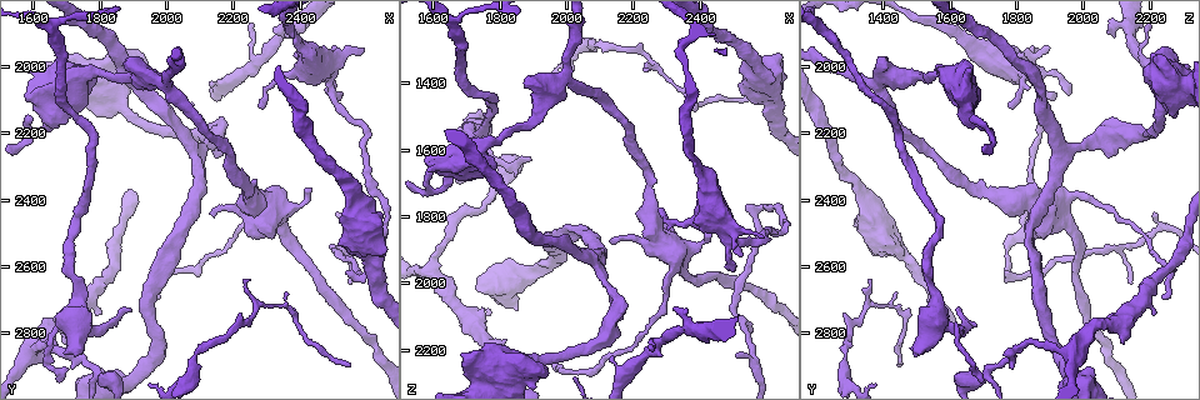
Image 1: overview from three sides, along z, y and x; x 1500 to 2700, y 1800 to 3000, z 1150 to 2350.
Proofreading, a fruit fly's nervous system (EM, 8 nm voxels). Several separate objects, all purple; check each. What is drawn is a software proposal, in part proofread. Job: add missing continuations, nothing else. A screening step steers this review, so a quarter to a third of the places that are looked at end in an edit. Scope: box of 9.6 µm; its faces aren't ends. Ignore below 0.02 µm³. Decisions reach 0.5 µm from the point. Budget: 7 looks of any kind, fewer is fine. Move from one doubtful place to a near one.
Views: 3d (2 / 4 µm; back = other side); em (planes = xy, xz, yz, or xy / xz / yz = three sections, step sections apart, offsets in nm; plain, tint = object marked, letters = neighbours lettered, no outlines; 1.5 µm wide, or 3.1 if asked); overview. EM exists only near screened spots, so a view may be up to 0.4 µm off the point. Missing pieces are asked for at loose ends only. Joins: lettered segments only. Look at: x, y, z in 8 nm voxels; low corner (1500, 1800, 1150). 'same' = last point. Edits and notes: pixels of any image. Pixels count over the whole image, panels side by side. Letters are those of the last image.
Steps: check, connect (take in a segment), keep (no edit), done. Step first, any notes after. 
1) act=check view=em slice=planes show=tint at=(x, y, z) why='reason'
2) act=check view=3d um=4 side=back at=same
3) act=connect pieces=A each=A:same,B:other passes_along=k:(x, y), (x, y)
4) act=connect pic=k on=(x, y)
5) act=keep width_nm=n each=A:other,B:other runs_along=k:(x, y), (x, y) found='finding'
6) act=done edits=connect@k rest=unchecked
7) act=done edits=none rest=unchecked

act=check view=3d um=4 at=(1690, 2860, 1510) why='thick end'

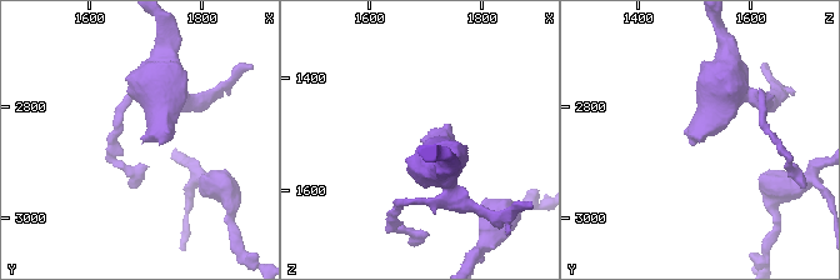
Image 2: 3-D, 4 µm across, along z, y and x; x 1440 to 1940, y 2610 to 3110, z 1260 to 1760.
act=check view=em slice=planes show=tint at=(1690, 2855, 1505)

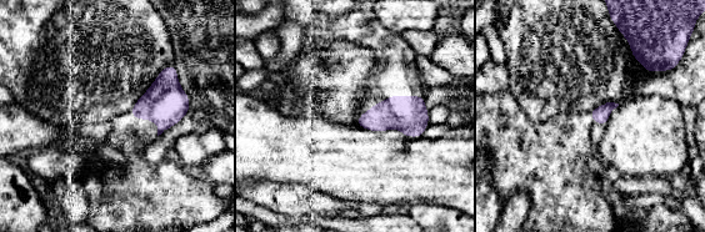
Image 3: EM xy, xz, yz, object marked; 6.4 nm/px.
act=check view=em slice=planes show=letters at=same why='see the neighbours'

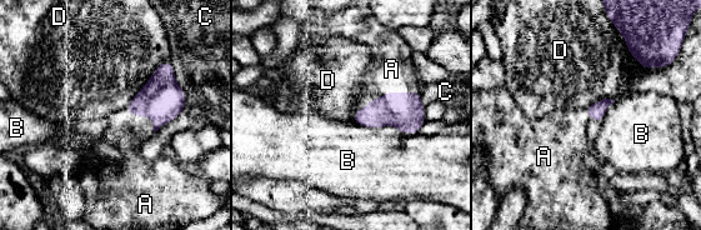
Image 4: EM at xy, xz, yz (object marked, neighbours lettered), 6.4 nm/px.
act=connect pic=4 on=(391, 69) each=A:same,B:other,C:other,D:other found='the neuron continues'

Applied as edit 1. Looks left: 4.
act=check view=overview why='redraw'

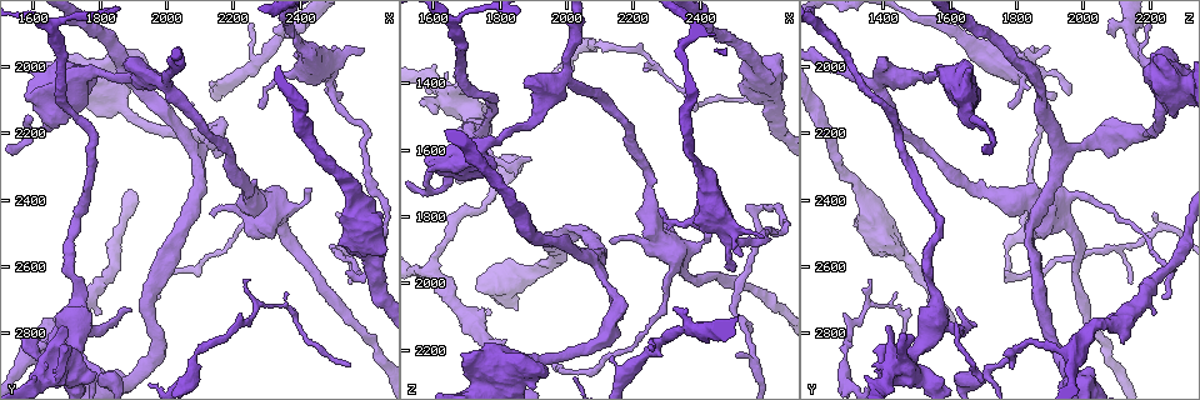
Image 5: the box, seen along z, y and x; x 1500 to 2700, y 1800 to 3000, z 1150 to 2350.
act=check view=3d um=2 at=(2320, 1890, 2070) why='free end'

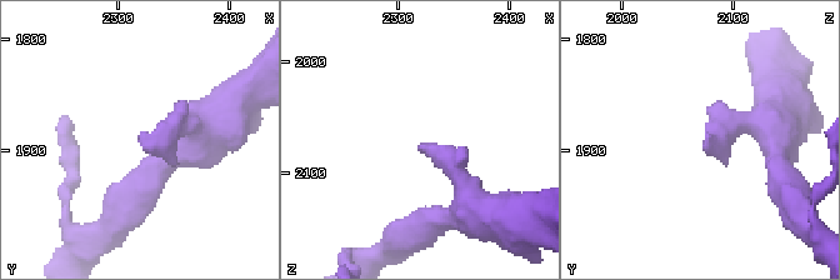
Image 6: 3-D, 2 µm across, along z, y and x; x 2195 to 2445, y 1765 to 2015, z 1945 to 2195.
act=check view=em slice=yz step=8 show=letters at=(2320, 1888, 2078) why='need the tissue'

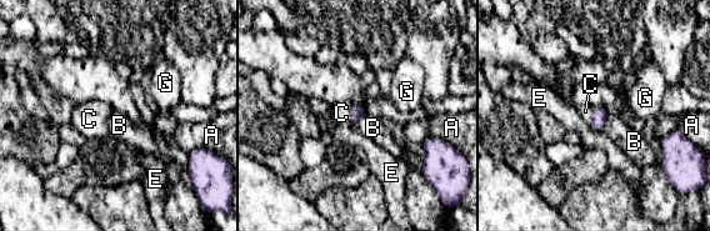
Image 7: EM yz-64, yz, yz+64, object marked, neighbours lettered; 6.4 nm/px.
act=check view=em slice=planes show=letters at=same why='another direction'

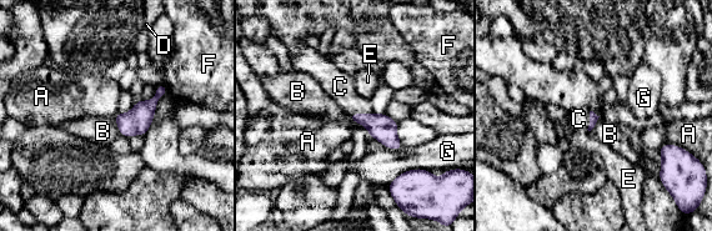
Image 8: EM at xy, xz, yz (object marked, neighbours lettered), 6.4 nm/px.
act=connect pic=8 on=(340, 86) each=A:other,B:other,C:same,D:other,E:other,F:other,G:other passes_along=8:(384, 129), (361, 114), (340, 86) found='the neuron continues'

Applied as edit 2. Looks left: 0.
act=done edits=connect@4,connect@8 rest=unchecked

